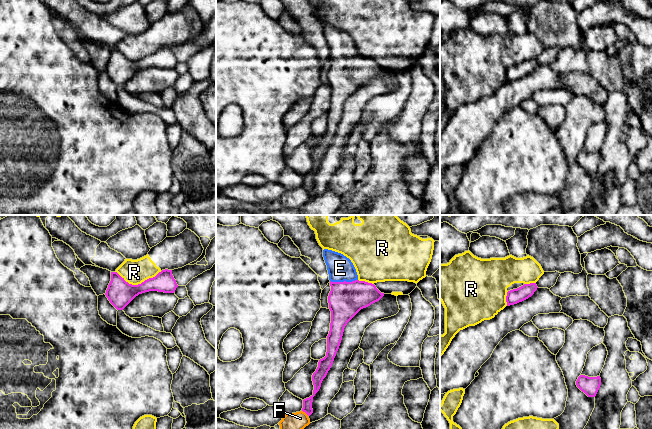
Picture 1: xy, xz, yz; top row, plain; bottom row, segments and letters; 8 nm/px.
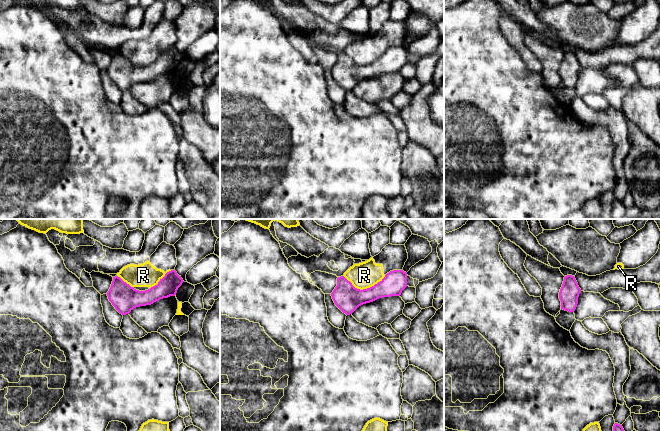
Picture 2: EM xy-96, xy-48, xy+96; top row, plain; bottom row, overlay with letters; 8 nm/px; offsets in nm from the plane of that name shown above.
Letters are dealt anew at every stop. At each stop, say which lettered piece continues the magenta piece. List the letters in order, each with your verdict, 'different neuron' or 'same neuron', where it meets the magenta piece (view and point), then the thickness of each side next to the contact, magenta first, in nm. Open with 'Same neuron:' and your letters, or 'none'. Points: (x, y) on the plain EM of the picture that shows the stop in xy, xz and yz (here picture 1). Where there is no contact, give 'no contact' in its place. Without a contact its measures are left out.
Same neuron: E
E: same neuron | xz (344, 57) | 280/200 nm
F: different neuron | xz (305, 188) | 80/160 nm
R: different neuron | xy (138, 60) | 220/200 nm

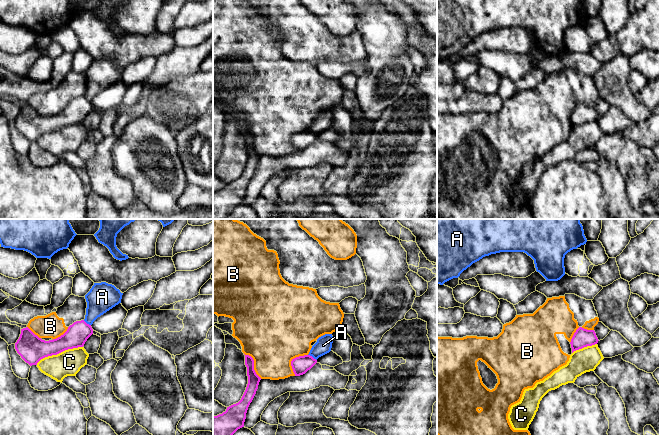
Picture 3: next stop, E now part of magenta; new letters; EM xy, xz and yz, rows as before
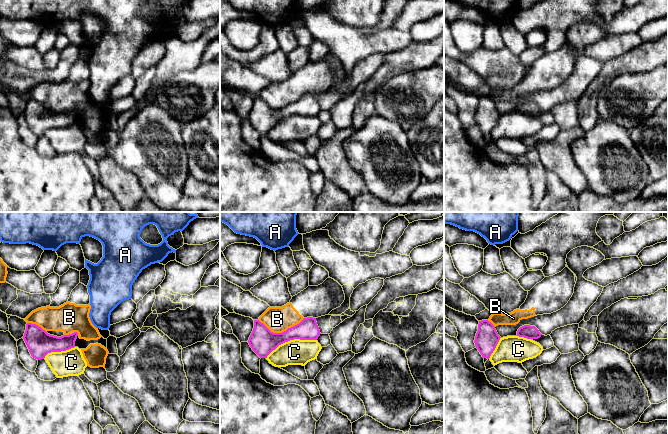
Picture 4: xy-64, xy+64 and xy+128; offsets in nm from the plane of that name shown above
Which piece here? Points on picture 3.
Same neuron: none
A: different neuron | xz (311, 132) | 140/130 nm
B: different neuron | xz (292, 136) | 140/480 nm
C: different neuron | xy (59, 128) | 220/200 nm

